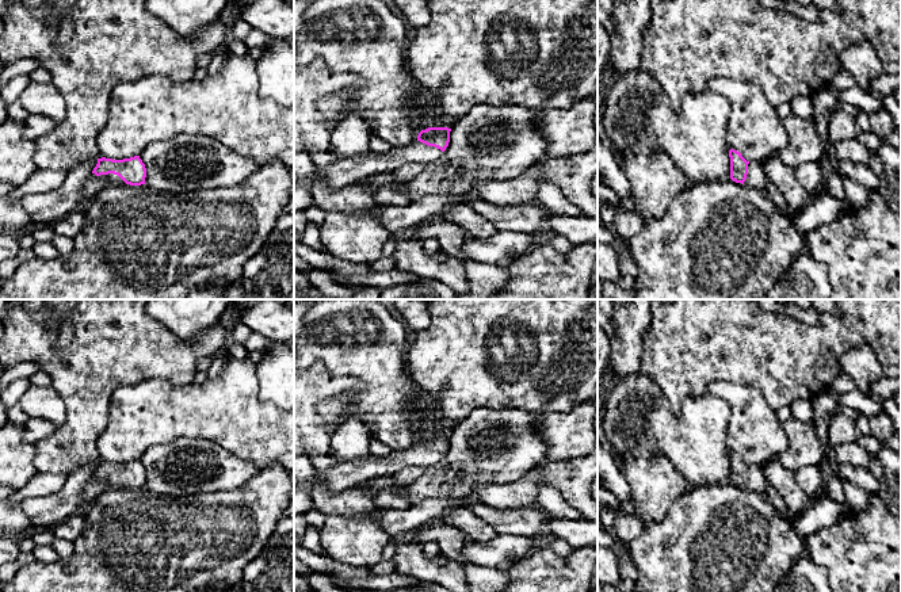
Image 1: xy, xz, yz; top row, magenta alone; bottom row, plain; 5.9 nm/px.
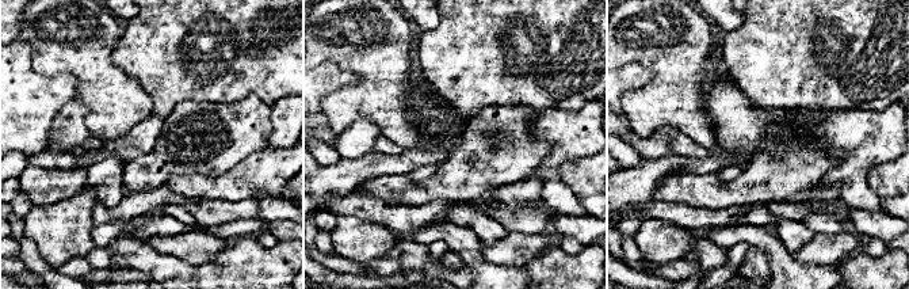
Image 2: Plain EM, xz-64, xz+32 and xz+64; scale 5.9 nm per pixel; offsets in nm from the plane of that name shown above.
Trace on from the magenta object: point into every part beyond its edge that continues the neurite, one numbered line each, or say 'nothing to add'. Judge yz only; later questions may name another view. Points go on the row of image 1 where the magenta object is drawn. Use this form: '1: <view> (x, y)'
1: yz (756, 179)

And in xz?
1: xz (344, 171)

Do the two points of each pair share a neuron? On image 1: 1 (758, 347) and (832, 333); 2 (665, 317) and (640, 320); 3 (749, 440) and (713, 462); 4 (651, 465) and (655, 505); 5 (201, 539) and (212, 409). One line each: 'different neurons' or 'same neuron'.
1: same neuron
2: different neurons
3: different neurons
4: same neuron
5: different neurons

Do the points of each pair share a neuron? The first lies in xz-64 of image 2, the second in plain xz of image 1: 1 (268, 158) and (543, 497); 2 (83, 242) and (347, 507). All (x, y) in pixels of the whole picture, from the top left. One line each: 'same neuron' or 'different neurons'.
1: different neurons
2: different neurons

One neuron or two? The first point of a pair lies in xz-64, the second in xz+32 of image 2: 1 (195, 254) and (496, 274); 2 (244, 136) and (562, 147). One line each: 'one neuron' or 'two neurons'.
1: two neurons
2: two neurons

